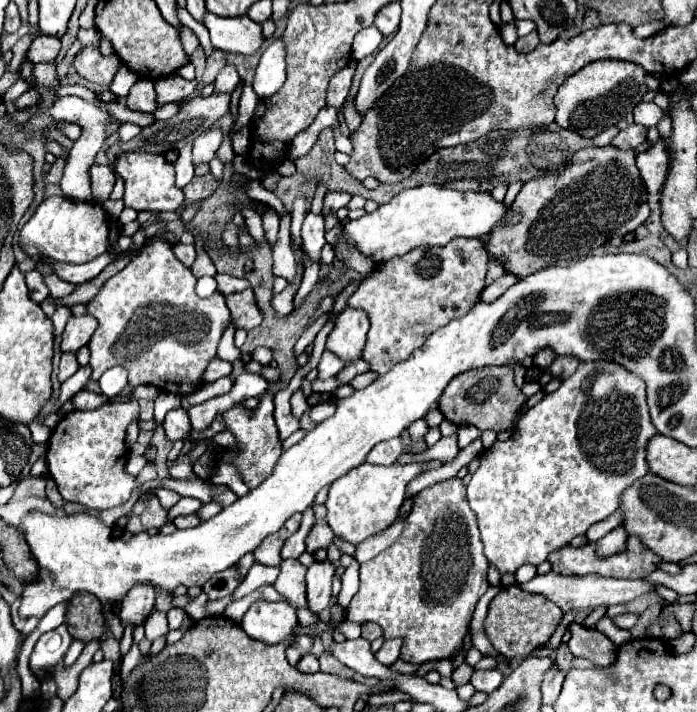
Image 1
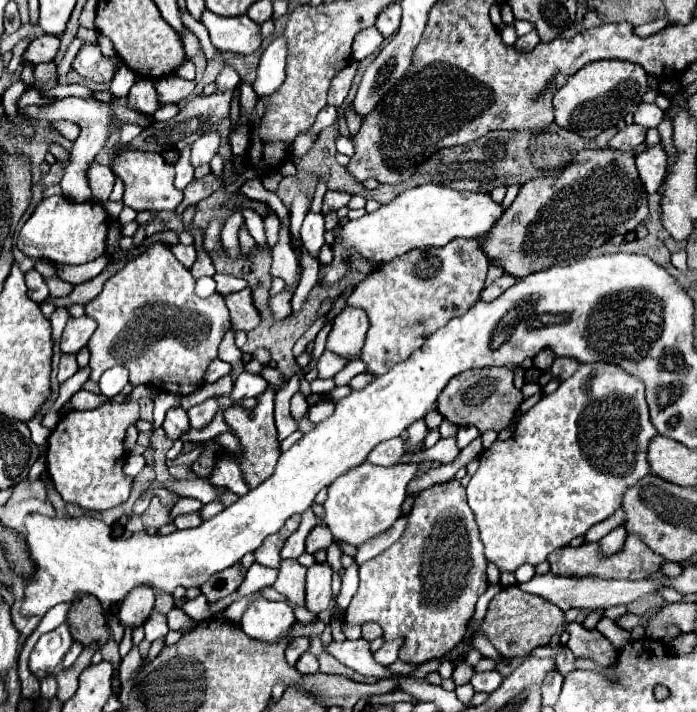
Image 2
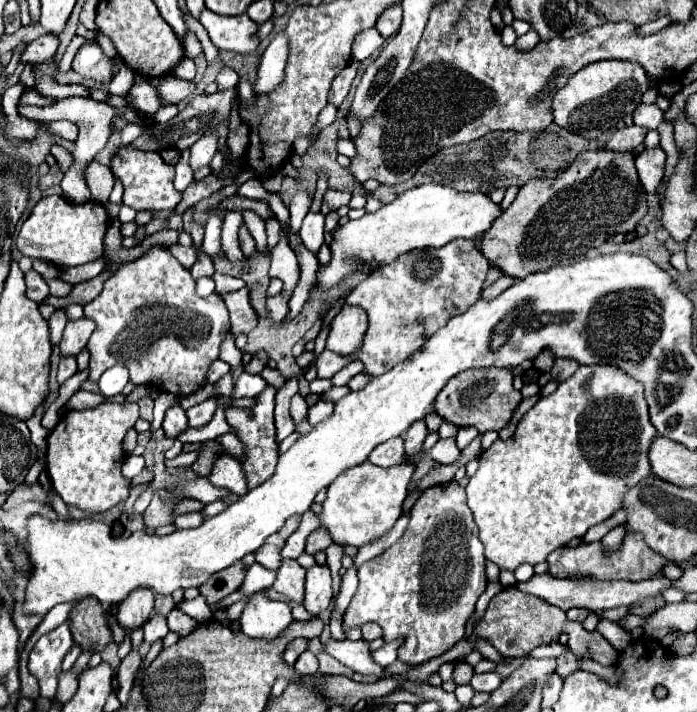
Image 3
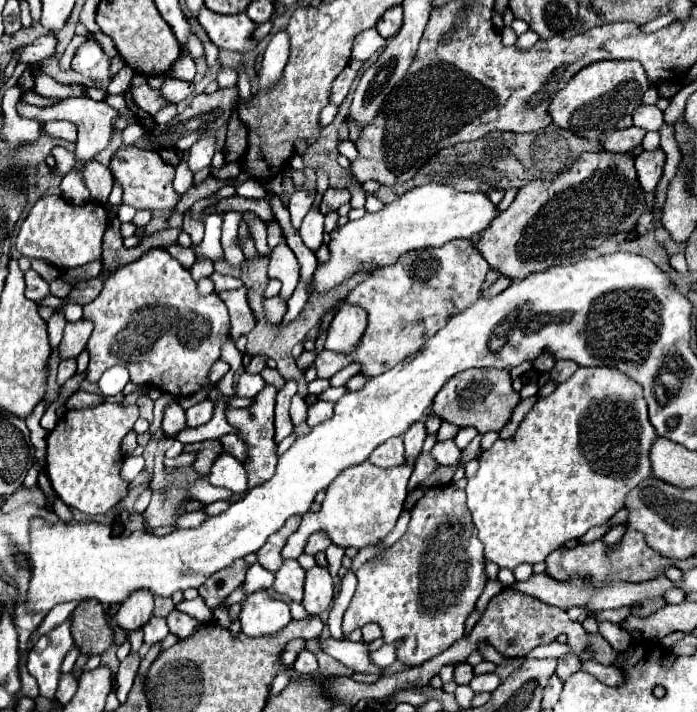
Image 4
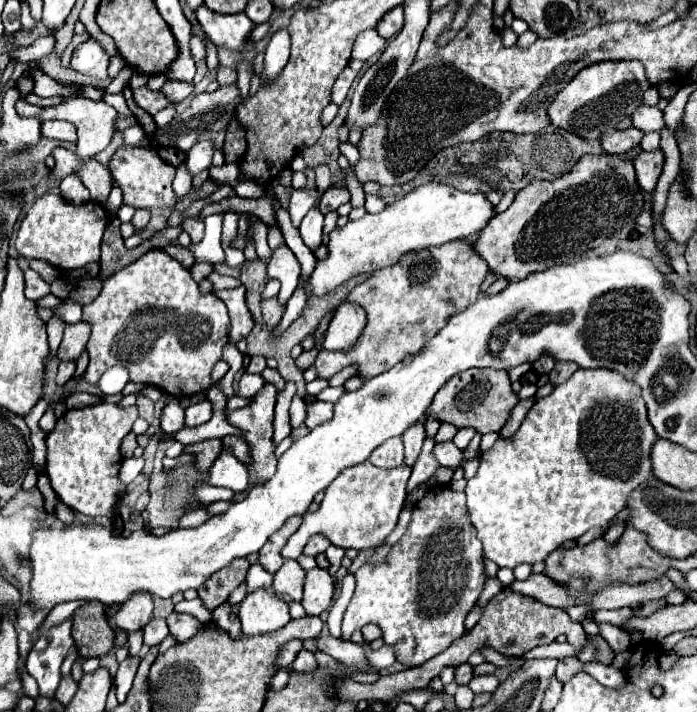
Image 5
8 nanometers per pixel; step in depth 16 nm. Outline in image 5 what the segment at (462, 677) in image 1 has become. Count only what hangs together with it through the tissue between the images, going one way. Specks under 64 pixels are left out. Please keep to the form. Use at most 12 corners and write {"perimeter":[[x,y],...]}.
{"perimeter":[[460,664],[454,680],[458,684],[468,684],[472,680],[472,666]]}

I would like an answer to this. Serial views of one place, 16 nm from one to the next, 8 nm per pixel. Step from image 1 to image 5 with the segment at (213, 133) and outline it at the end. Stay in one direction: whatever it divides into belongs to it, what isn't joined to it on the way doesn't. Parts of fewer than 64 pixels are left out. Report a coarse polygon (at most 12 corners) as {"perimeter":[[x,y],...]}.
{"perimeter":[[198,140],[188,152],[188,170],[198,174],[210,168],[214,144]]}

